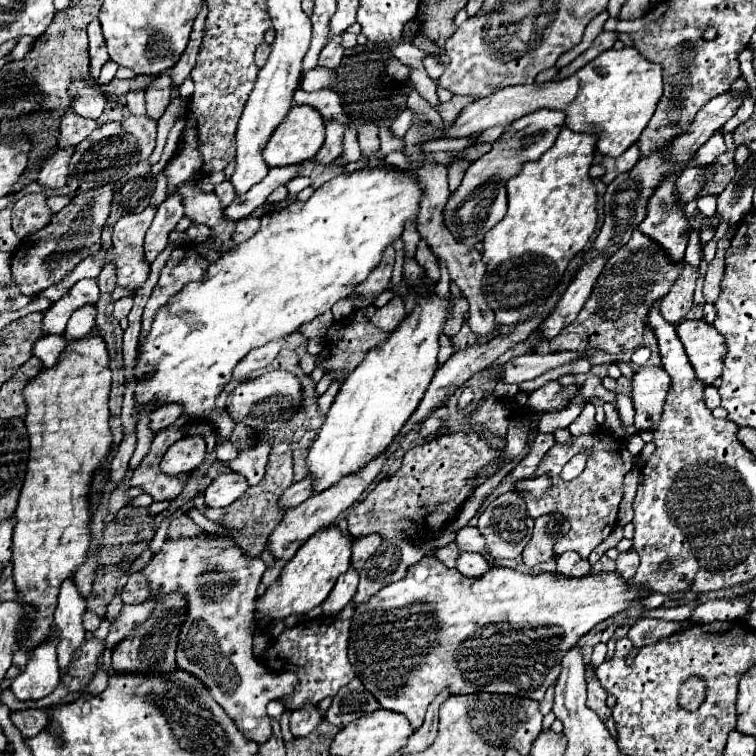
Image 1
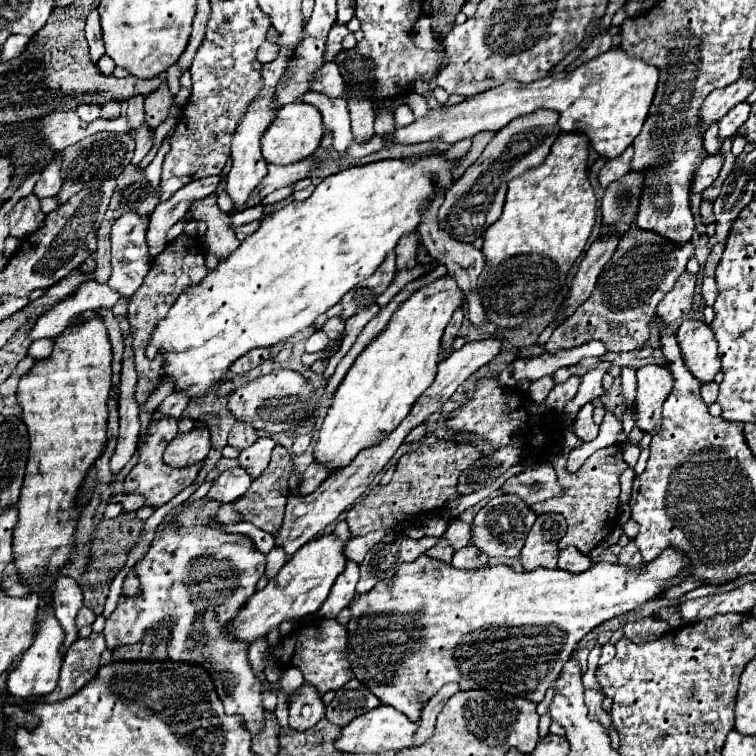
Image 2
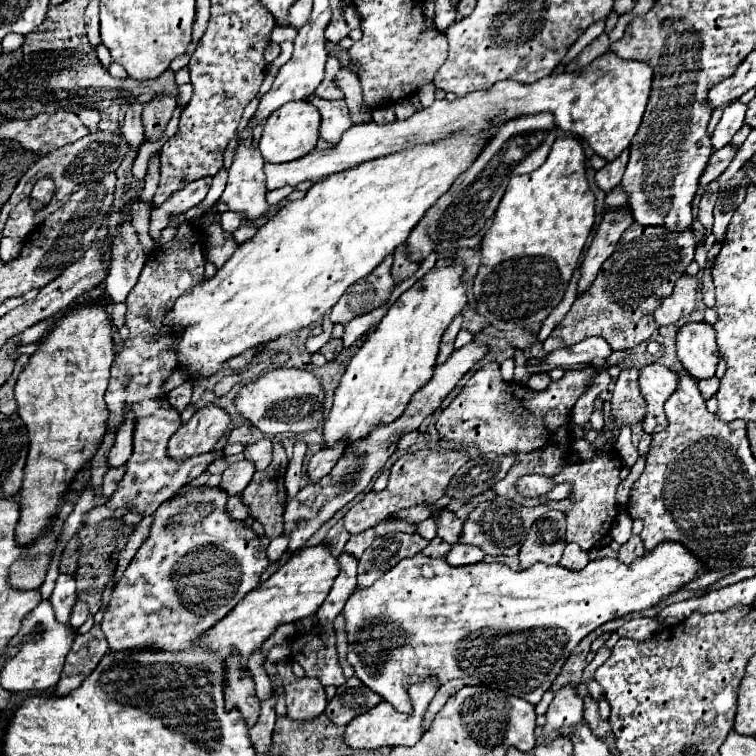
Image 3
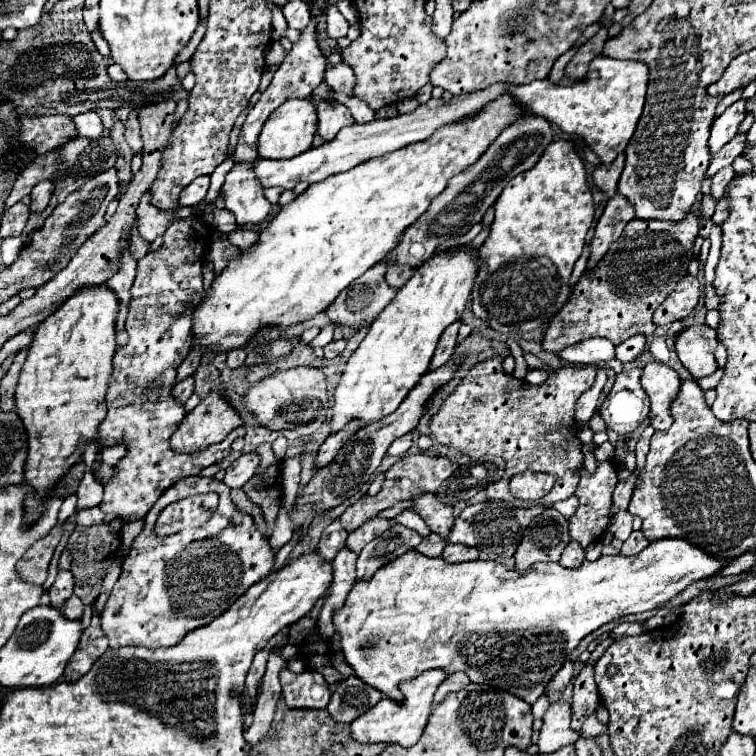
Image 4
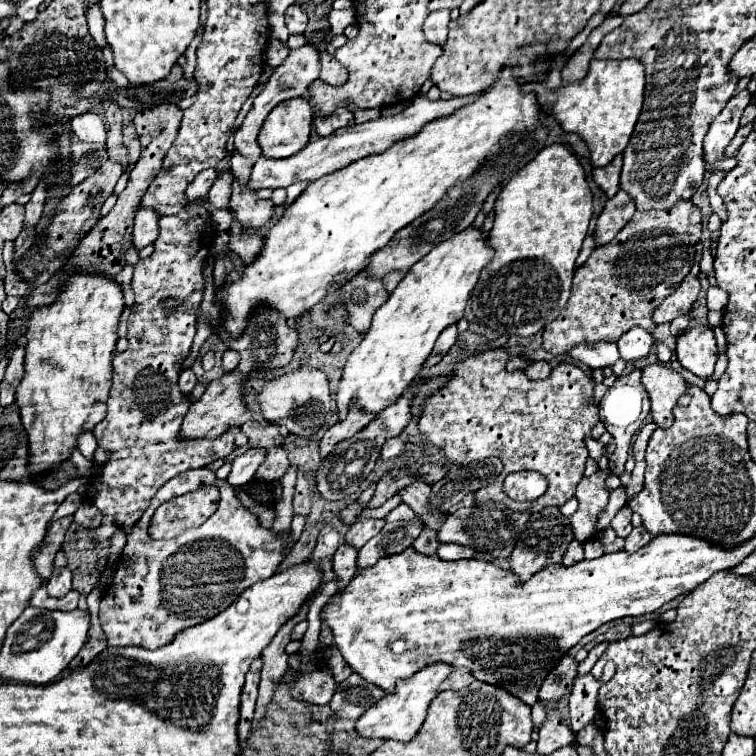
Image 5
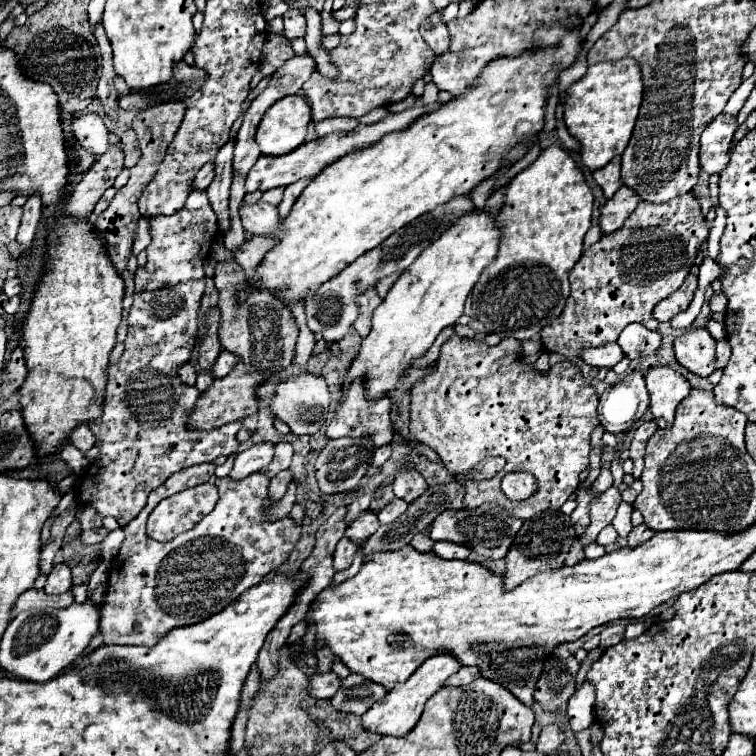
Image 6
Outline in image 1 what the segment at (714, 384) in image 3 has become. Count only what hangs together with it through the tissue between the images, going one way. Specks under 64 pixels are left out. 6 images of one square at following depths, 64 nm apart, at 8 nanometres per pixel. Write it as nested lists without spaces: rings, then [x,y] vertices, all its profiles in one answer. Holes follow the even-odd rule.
[[[706,386],[704,388],[704,400],[706,400],[706,406],[712,410],[716,406],[720,406],[720,396],[718,396],[718,388],[716,386]]]

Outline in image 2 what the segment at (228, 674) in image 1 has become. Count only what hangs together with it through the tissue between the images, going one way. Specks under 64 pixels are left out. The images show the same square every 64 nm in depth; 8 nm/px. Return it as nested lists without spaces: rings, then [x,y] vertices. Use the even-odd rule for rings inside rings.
[[[204,496],[192,502],[190,506],[186,506],[174,520],[160,522],[148,552],[132,568],[136,572],[136,578],[140,580],[140,594],[138,596],[120,594],[116,610],[106,618],[104,638],[106,638],[106,646],[114,650],[118,646],[140,642],[144,634],[152,630],[158,622],[166,622],[170,630],[170,640],[168,640],[170,658],[182,662],[194,662],[194,660],[202,662],[214,678],[226,714],[240,714],[250,734],[256,734],[262,730],[264,724],[264,706],[260,698],[262,694],[260,680],[254,676],[248,662],[248,644],[236,646],[232,638],[222,638],[220,630],[236,616],[240,606],[256,592],[256,582],[260,580],[266,568],[266,556],[254,546],[250,536],[228,534],[222,530],[224,524],[216,520],[220,506],[222,504],[216,504],[216,500],[208,500]],[[290,668],[290,670],[284,670],[284,676],[280,676],[280,682],[276,686],[272,686],[272,690],[278,690],[278,688],[284,688],[286,694],[290,694],[292,690],[296,690],[300,684],[302,684],[302,676],[300,676],[300,670],[298,668]]]

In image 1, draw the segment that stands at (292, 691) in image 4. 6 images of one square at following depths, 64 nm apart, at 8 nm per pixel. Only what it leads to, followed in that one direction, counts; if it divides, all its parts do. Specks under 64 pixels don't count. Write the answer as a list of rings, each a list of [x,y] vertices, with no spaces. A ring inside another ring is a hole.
[[[304,704],[304,708],[296,708],[290,714],[290,730],[294,736],[306,736],[312,732],[322,720],[320,708],[312,708],[312,704]]]

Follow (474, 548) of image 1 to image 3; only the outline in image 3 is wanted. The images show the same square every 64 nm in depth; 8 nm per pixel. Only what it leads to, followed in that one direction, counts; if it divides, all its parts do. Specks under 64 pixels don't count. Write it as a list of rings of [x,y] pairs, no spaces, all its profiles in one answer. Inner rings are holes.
[[[434,508],[430,516],[436,520],[438,536],[446,540],[448,544],[456,544],[460,528],[462,528],[462,520],[456,518],[456,514],[450,512],[448,508]]]

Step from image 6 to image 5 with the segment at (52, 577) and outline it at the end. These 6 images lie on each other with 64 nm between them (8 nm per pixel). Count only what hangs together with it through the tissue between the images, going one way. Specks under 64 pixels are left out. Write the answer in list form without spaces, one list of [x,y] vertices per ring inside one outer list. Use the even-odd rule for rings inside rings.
[[[64,566],[64,568],[54,568],[46,590],[50,596],[64,596],[66,592],[72,590],[72,572]]]

